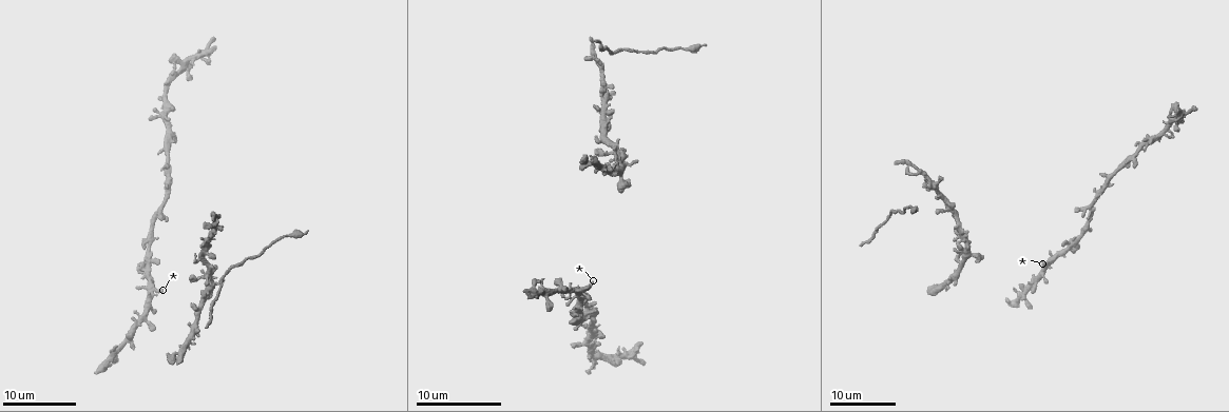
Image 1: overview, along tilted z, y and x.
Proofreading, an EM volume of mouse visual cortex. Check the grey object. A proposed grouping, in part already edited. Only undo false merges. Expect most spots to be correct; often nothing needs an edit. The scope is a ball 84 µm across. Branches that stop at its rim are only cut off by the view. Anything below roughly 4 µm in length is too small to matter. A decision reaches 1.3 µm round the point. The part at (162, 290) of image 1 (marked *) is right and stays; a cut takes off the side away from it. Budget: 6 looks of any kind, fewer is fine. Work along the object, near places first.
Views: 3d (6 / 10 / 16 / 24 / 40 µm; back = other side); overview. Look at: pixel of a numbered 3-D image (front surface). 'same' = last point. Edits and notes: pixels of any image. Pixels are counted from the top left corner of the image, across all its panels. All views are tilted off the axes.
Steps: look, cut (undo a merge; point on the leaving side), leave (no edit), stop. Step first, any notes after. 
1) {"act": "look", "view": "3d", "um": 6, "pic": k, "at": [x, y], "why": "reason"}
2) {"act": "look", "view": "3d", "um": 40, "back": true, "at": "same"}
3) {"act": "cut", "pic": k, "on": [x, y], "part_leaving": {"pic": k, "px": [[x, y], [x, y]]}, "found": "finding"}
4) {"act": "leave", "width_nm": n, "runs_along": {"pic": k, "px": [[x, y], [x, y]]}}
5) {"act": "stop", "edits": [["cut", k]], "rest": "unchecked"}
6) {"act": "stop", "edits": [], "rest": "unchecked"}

{"act": "look", "view": "3d", "um": 24, "pic": 1, "at": [964, 257]}

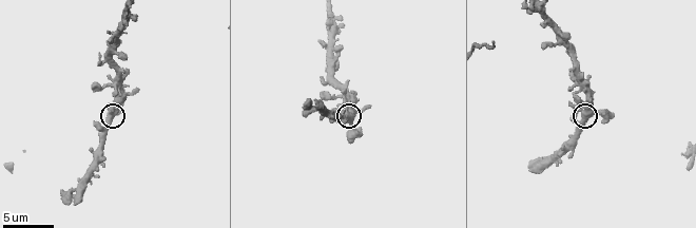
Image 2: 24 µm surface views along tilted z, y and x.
{"act": "look", "view": "3d", "um": 10, "pic": 2, "at": [583, 111]}

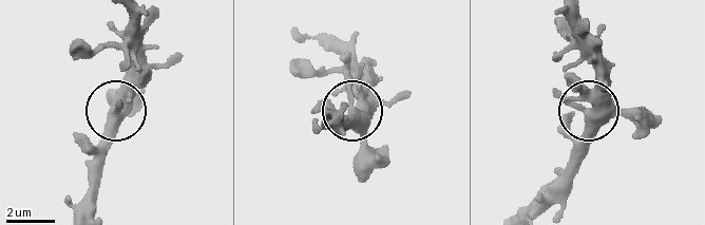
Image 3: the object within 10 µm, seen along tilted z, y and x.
{"act": "leave", "side_arm_um": 11, "found": "continuous, no second neuron"}

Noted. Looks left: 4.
{"act": "look", "view": "3d", "um": 16, "pic": 1, "at": [231, 268]}

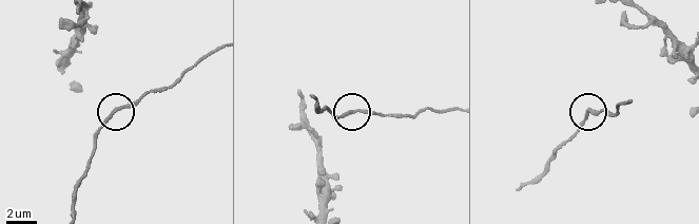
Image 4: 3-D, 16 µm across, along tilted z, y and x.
{"act": "look", "view": "3d", "um": 10, "pic": 4, "at": [586, 110]}

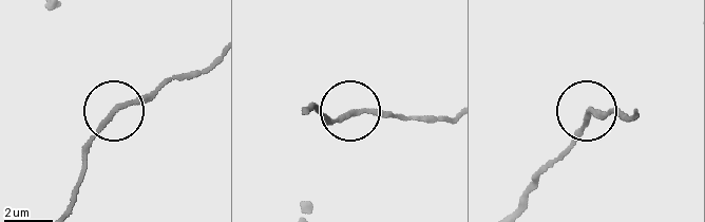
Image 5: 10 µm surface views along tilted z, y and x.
{"act": "leave", "side_arm_um": 10, "found": "continuous, no second neuron"}

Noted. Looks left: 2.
{"act": "look", "view": "3d", "um": 10, "pic": 2, "at": [330, 13]}

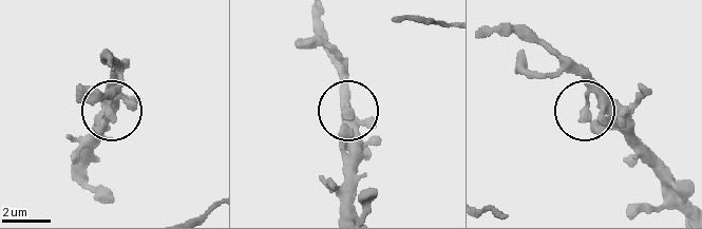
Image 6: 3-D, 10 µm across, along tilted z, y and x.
{"act": "leave", "found": "one neuron here"}

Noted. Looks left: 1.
{"act": "stop", "edits": [], "rest": "unchecked"}

